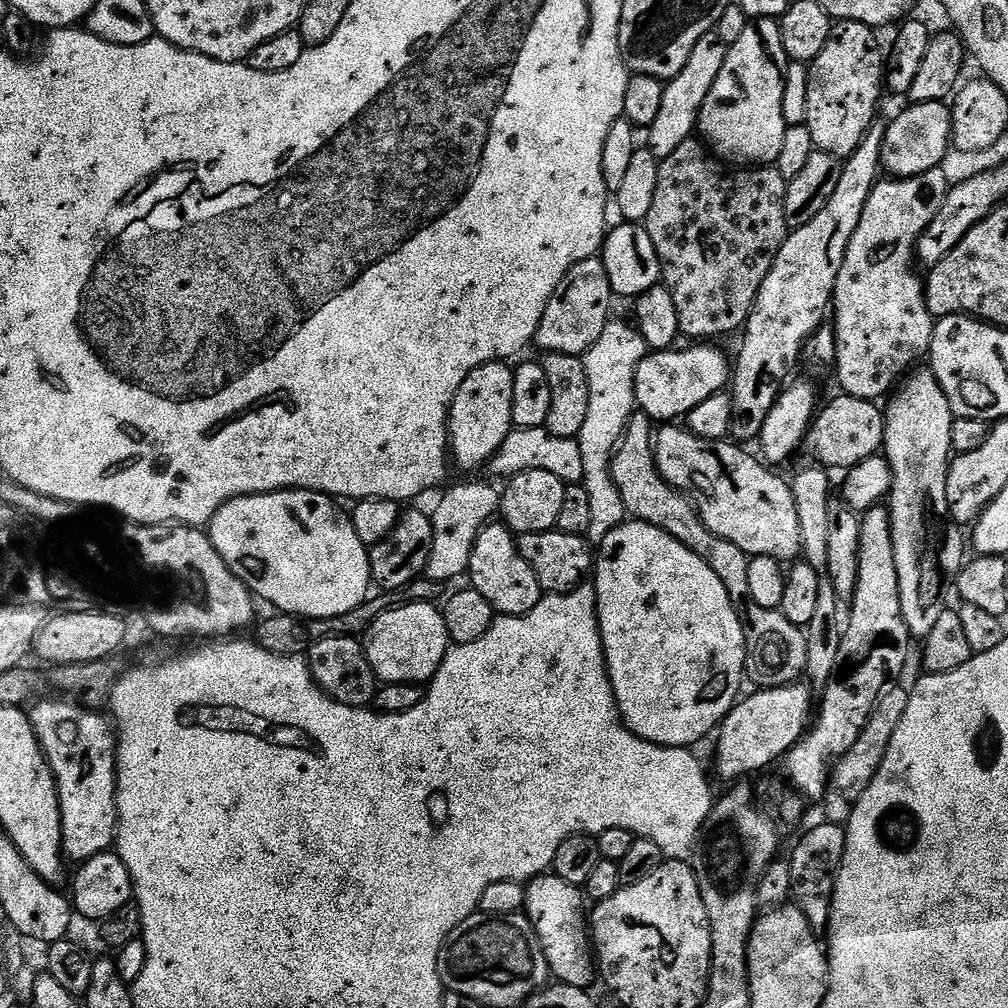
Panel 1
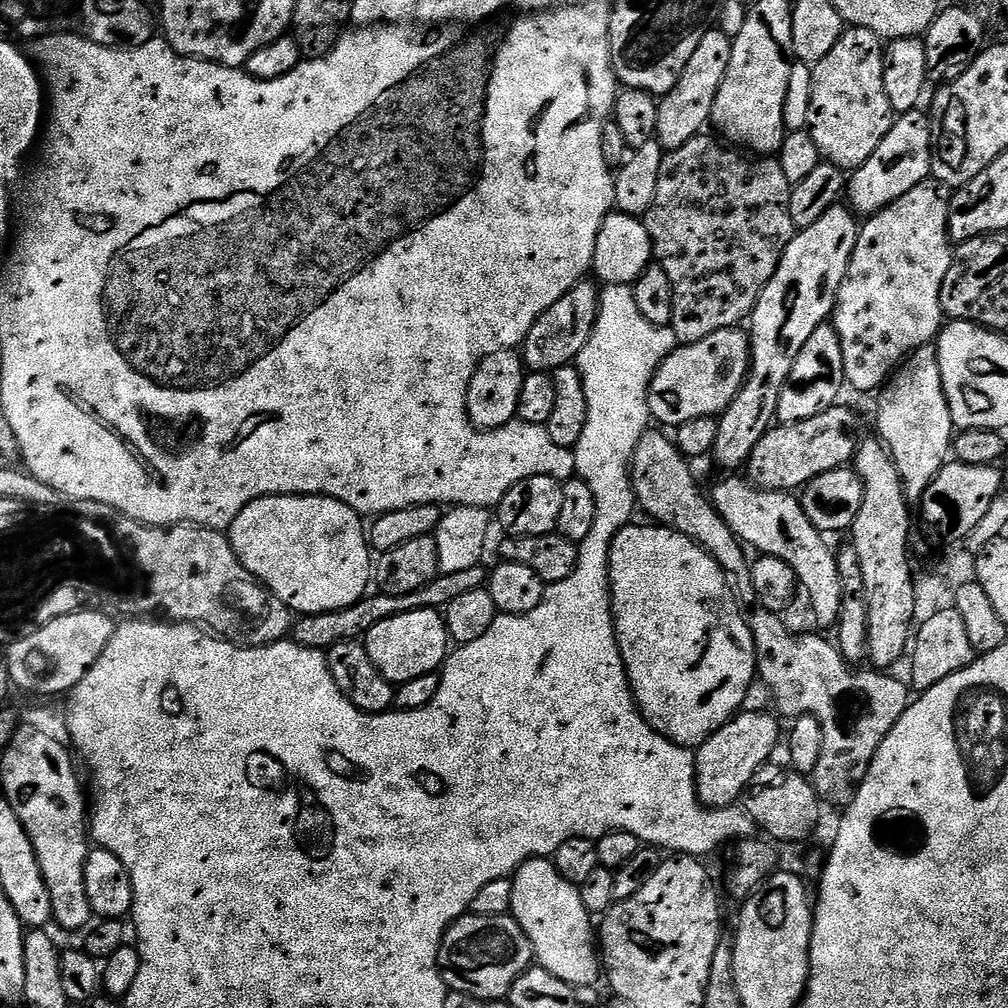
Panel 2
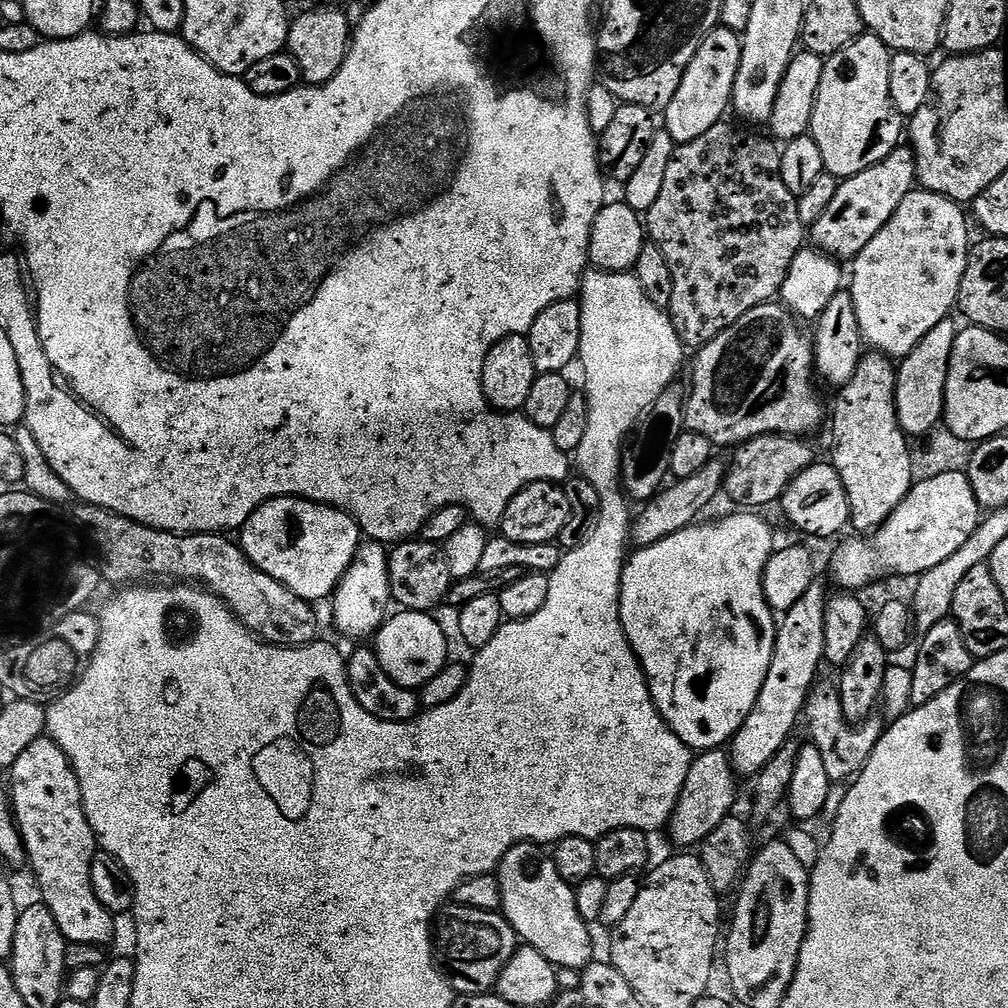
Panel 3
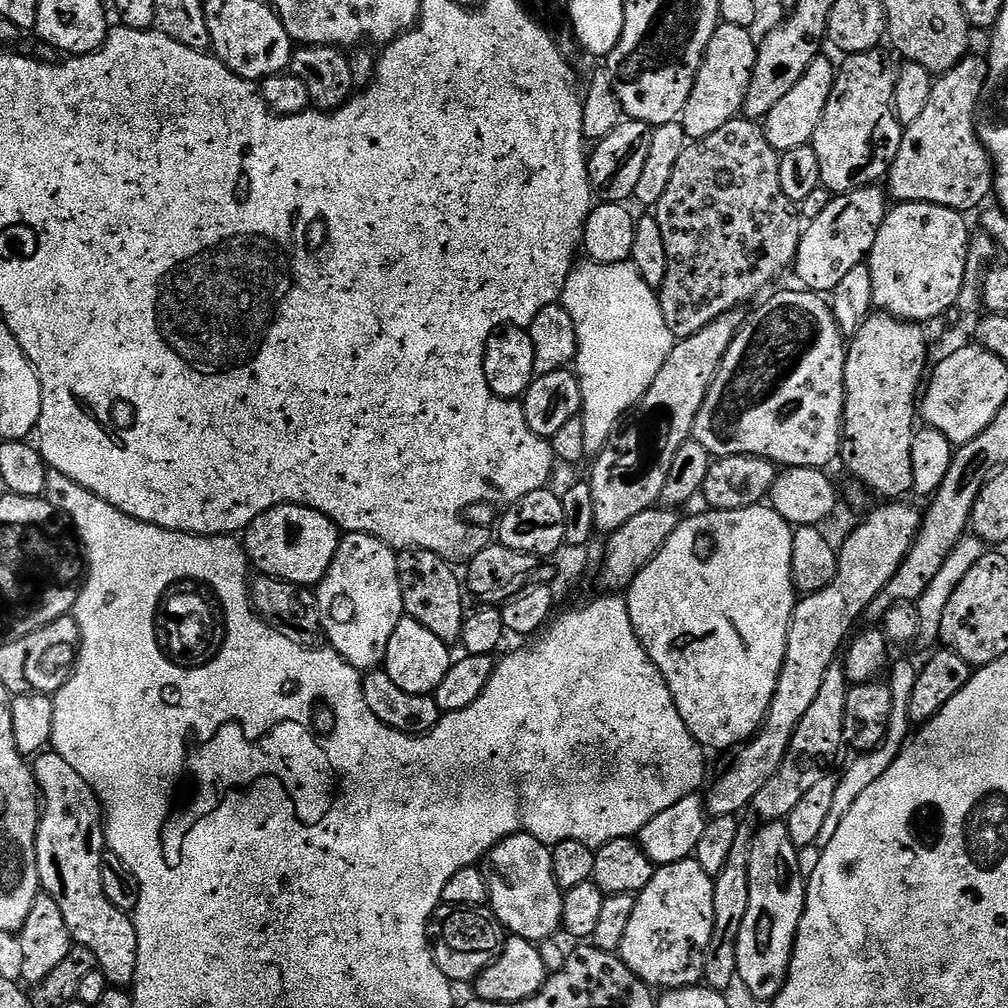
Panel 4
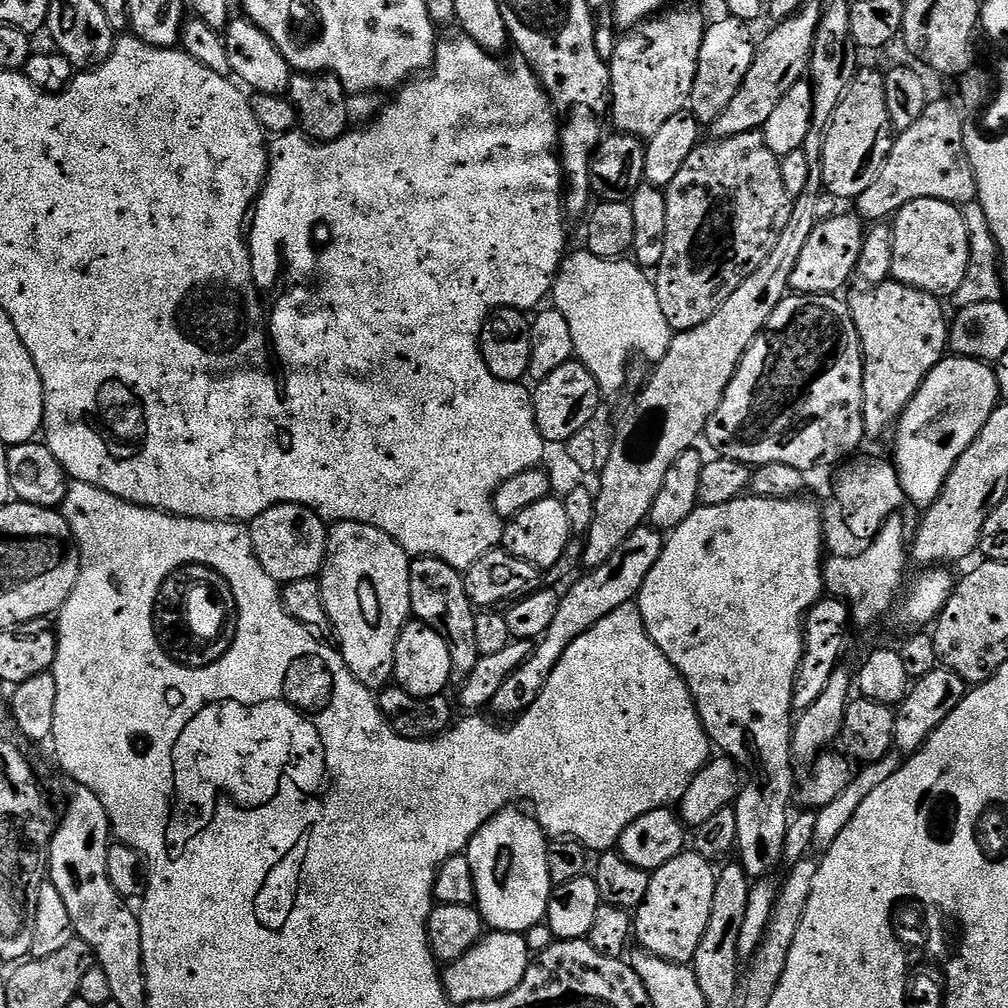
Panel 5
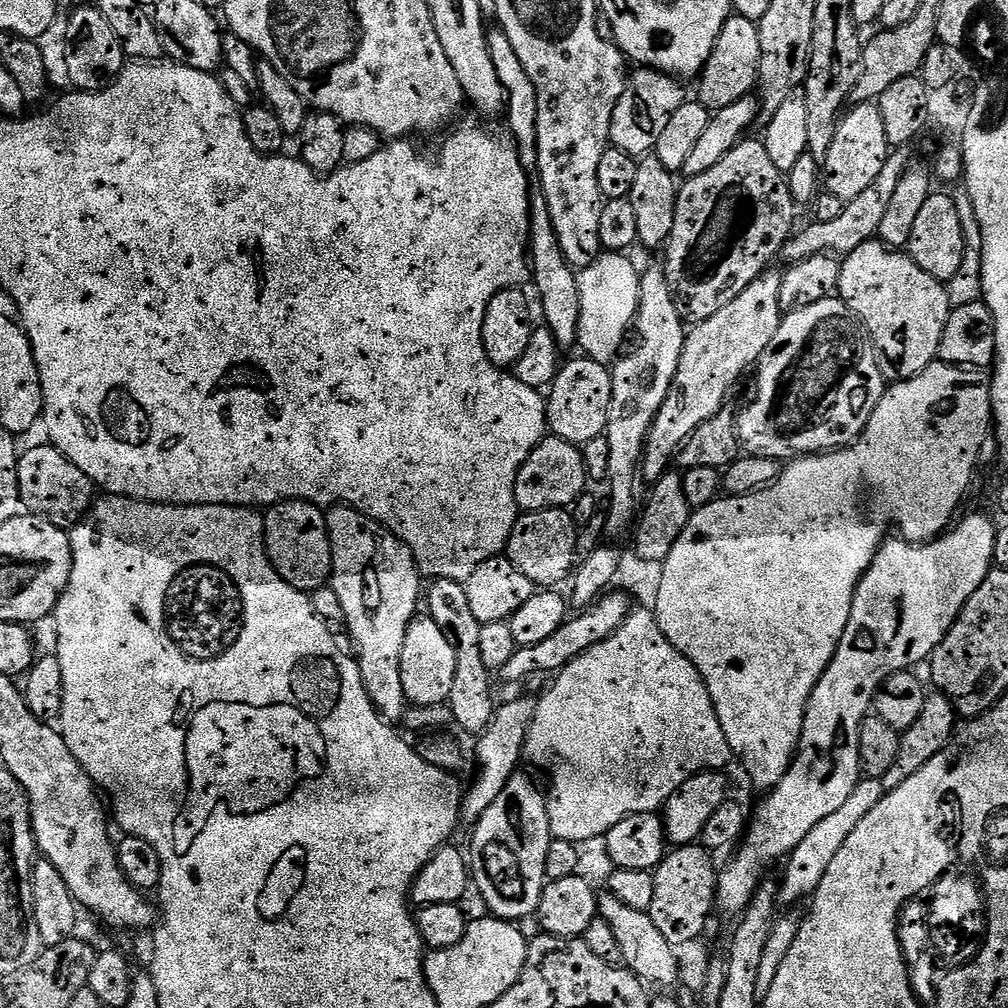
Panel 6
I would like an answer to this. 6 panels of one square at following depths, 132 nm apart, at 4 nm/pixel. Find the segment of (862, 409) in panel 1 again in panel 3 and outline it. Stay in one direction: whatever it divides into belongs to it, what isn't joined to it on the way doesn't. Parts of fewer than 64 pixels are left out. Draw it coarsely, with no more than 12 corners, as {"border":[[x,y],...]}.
{"border":[[756,436],[731,453],[723,495],[775,505],[817,463],[809,441]]}

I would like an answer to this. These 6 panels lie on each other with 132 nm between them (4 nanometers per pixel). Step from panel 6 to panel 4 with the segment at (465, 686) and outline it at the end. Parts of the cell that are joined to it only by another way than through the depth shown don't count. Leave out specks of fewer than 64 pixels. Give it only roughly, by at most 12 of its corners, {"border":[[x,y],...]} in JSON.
{"border":[[421,548],[397,555],[404,615],[456,642],[466,588]]}

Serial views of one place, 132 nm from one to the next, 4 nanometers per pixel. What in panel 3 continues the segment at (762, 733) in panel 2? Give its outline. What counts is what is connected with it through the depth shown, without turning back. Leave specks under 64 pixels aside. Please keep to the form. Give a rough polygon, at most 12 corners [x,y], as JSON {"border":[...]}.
{"border":[[729,753],[693,759],[666,833],[692,850],[733,815]]}

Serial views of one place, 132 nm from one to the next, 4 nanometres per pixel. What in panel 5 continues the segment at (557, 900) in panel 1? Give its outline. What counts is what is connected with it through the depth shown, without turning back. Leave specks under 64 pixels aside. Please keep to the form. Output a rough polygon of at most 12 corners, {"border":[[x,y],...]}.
{"border":[[504,808],[472,836],[485,925],[545,923],[554,887],[549,837]]}

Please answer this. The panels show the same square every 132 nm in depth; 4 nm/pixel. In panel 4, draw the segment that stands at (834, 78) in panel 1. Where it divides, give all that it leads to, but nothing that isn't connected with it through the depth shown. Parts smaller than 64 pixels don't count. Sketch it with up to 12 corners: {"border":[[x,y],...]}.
{"border":[[880,50],[845,55],[811,146],[833,194],[883,181],[905,125]]}

